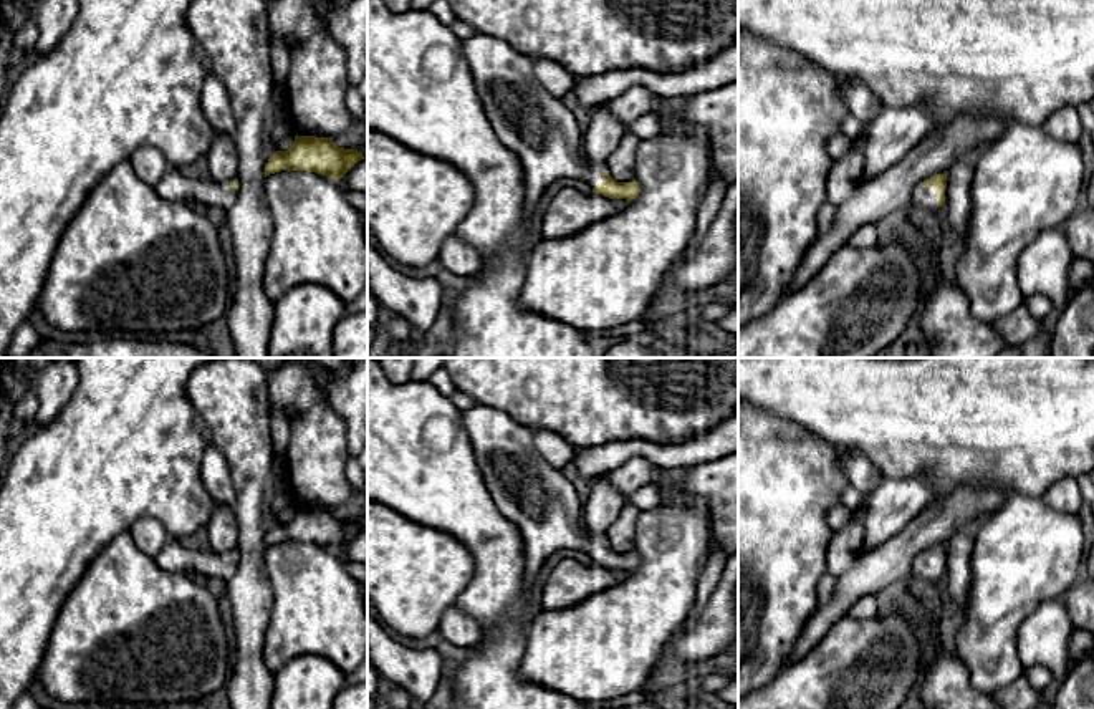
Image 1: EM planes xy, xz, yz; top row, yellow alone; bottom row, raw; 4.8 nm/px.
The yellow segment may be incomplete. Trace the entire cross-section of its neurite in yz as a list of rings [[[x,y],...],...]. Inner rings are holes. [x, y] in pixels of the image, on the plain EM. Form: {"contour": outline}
{"contour": [[[947,545],[925,550],[915,562],[914,572],[930,580],[938,580],[945,573]]]}

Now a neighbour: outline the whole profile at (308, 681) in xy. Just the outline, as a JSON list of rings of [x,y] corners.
[[[296,656],[275,673],[270,709],[333,709],[334,697],[346,684],[346,676],[329,659]]]

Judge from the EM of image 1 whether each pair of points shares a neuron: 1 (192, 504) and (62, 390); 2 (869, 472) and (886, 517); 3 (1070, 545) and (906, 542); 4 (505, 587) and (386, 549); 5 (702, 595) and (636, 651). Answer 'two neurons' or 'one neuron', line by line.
1: two neurons
2: two neurons
3: two neurons
4: two neurons
5: two neurons

